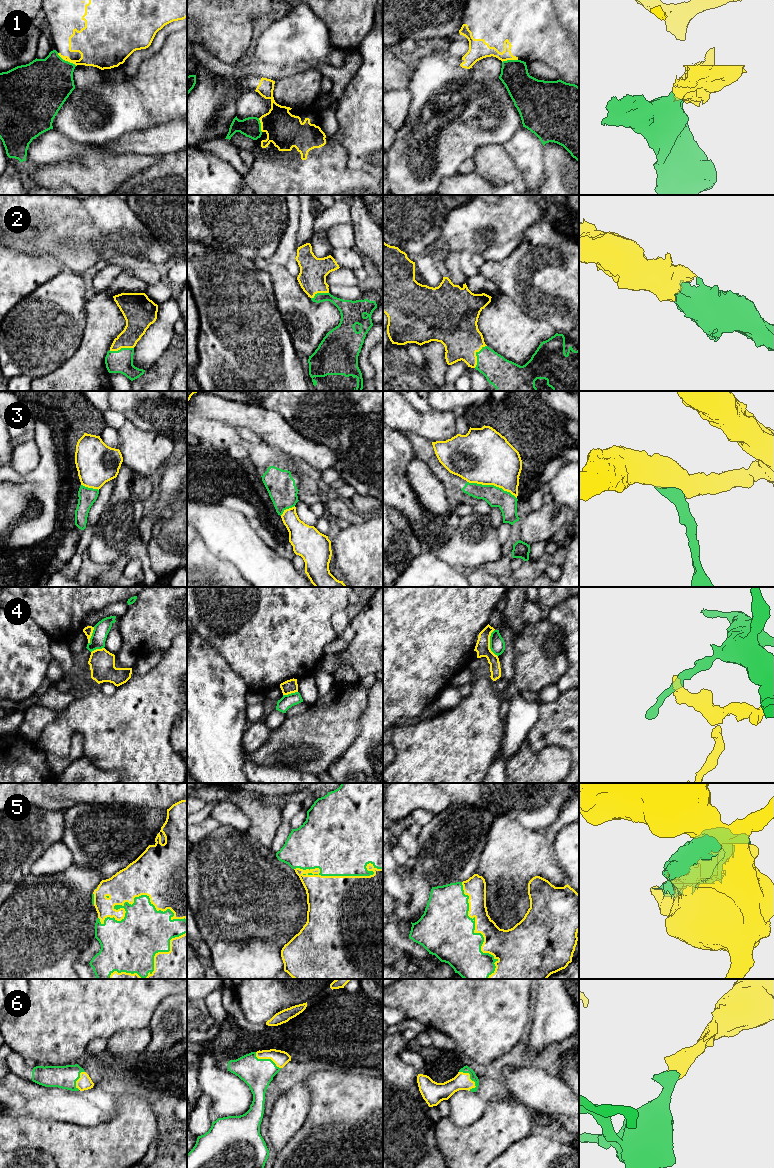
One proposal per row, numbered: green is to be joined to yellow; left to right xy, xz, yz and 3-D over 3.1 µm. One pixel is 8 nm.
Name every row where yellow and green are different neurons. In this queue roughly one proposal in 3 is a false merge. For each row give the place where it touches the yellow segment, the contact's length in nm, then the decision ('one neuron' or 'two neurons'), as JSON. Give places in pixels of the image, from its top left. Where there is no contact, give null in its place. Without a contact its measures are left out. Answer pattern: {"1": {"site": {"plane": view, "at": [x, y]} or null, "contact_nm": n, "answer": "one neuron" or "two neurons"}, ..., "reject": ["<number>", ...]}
{"1": {"site": {"plane": "xy", "at": [67, 60]}, "contact_nm": 190, "answer": "two neurons"}, "2": {"site": {"plane": "yz", "at": [475, 355]}, "contact_nm": 200, "answer": "one neuron"}, "3": {"site": {"plane": "yz", "at": [492, 484]}, "contact_nm": 420, "answer": "two neurons"}, "4": {"site": {"plane": "yz", "at": [489, 643]}, "contact_nm": 220, "answer": "two neurons"}, "5": {"site": {"plane": "xy", "at": [138, 896]}, "contact_nm": 700, "answer": "one neuron"}, "6": {"site": {"plane": "yz", "at": [469, 1075]}, "contact_nm": 190, "answer": "one neuron"}, "reject": ["1", "3", "4"]}

